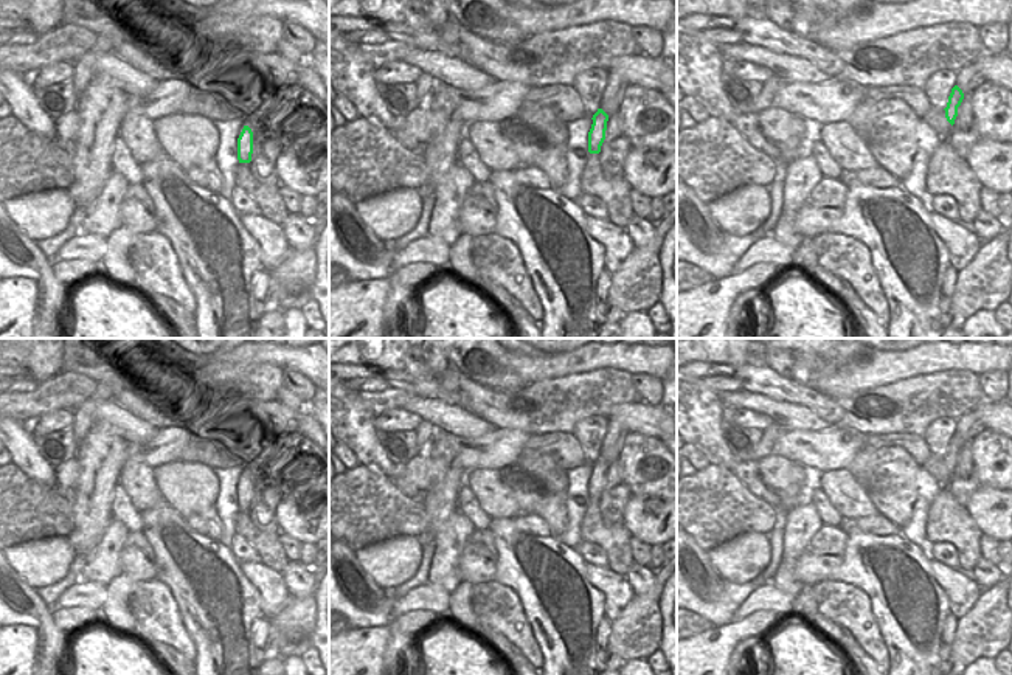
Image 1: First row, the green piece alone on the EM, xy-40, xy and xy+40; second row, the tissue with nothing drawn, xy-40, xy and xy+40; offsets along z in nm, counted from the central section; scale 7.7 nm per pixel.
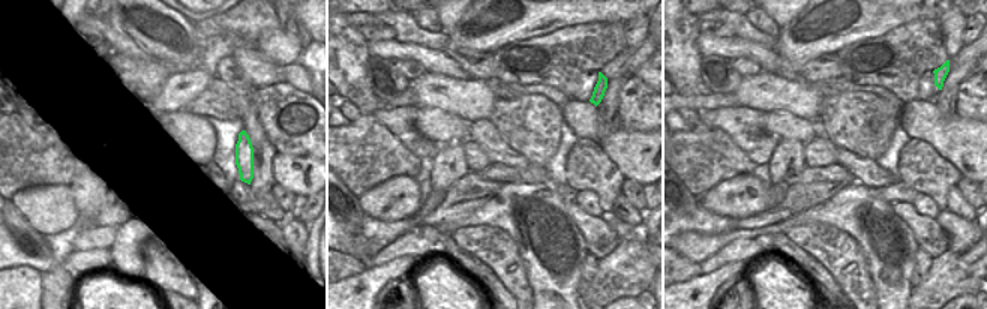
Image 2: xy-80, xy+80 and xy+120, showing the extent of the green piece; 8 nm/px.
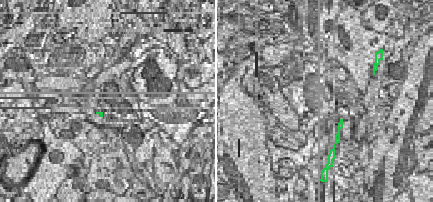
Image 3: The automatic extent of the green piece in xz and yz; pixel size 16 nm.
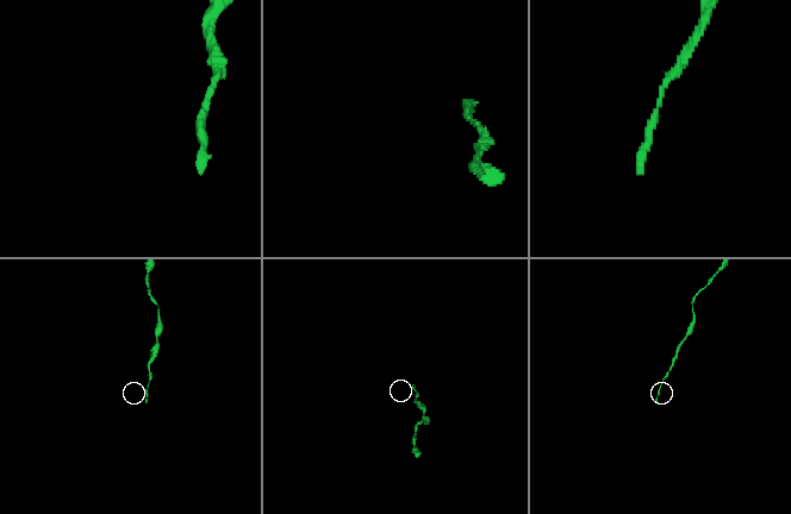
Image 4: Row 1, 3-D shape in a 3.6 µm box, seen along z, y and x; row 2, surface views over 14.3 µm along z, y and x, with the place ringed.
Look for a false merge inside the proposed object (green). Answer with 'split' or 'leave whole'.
leave whole

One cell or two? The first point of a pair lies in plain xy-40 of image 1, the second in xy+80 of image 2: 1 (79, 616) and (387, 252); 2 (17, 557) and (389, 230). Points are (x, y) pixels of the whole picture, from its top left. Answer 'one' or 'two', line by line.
1: two
2: two

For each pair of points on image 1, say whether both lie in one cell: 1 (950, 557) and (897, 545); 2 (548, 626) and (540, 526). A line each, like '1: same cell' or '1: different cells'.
1: different cells
2: different cells

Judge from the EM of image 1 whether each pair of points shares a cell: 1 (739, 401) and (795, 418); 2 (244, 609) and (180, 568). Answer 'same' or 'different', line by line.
1: same
2: same

